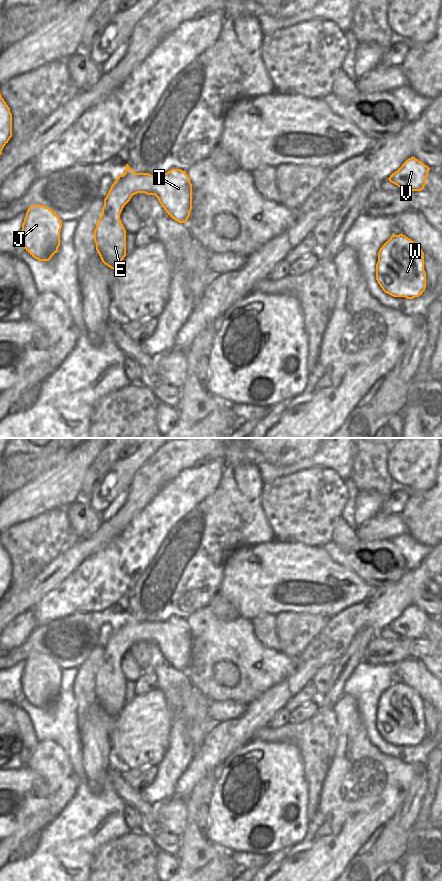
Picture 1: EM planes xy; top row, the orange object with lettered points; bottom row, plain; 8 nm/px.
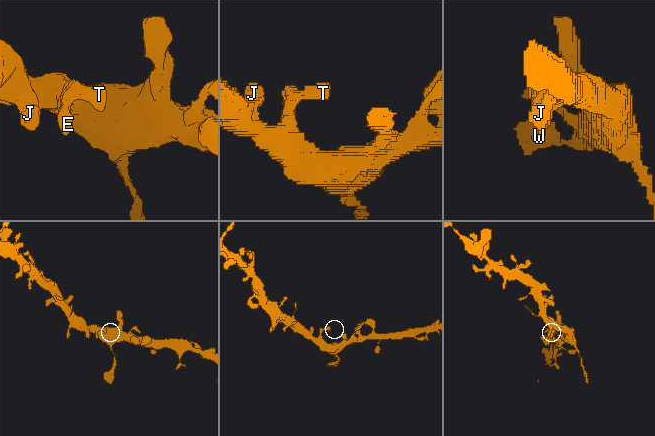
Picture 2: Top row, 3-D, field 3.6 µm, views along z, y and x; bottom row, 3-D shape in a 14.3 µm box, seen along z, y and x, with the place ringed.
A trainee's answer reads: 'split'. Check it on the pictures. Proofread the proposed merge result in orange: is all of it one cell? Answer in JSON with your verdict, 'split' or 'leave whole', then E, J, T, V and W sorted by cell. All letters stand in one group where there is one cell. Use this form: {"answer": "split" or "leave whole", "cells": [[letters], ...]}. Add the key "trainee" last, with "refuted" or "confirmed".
{"answer": "leave whole", "cells": [["E", "J", "T", "V", "W"]], "trainee": "refuted"}

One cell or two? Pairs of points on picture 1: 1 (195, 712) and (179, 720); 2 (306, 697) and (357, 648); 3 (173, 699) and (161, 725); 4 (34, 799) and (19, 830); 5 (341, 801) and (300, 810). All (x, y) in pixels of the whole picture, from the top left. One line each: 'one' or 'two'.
1: two
2: two
3: two
4: one
5: two

